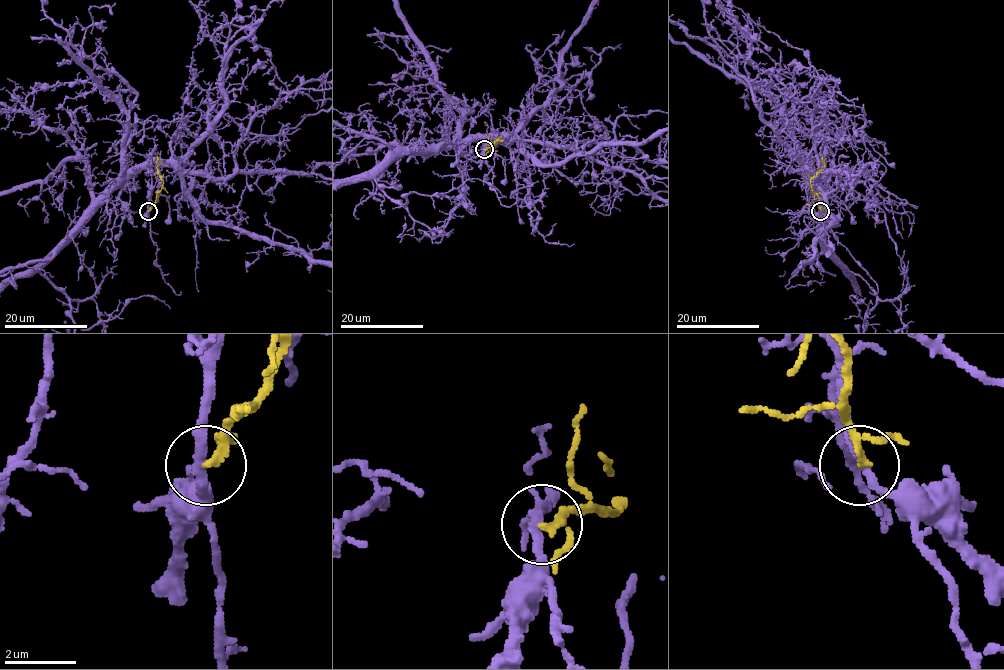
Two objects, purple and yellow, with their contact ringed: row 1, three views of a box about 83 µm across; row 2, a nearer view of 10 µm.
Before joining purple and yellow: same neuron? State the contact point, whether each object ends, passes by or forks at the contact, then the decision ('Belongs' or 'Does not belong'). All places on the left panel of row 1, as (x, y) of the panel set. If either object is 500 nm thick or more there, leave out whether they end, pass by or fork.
Place: (148, 211). At the ring purple passes by. At the ring yellow passes by. Does not belong

